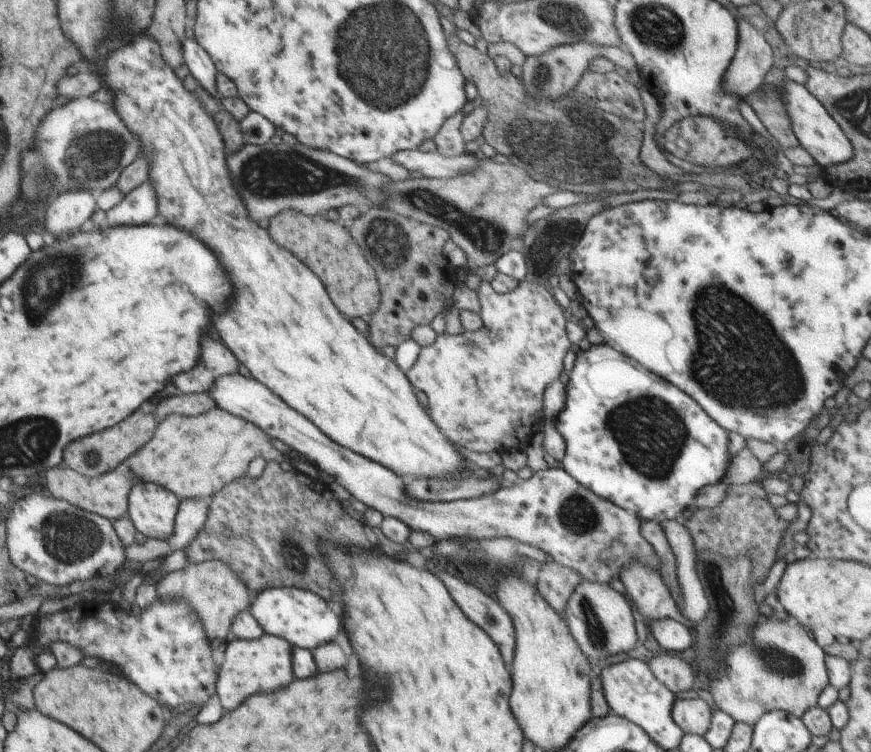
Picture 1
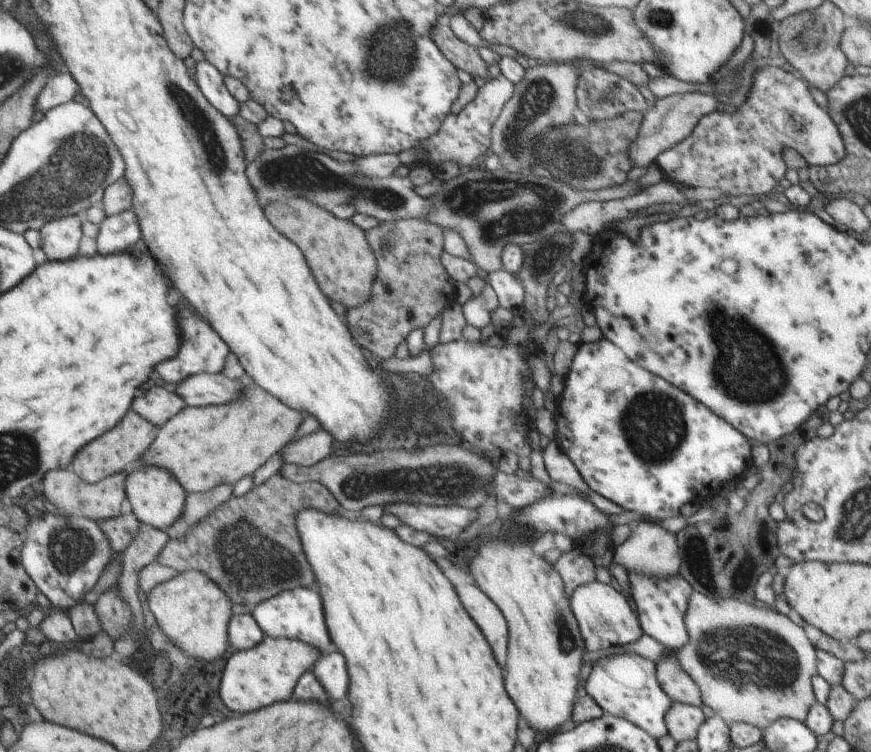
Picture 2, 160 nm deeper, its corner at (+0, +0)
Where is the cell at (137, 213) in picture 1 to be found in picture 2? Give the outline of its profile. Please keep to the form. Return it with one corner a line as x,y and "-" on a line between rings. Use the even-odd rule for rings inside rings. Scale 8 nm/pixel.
132,210
106,217
99,224
99,235
96,237
97,252
102,256
110,256
116,252
124,252
128,246
140,240
140,226

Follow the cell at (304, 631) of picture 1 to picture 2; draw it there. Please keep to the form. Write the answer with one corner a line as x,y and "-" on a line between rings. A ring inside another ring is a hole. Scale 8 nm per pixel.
298,587
282,591
269,599
264,599
251,613
265,635
301,640
320,652
330,646
330,636
322,612
322,600
314,590

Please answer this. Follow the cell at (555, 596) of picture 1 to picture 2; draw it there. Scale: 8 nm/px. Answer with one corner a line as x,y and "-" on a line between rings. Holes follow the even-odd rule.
574,547
565,552
554,565
565,584
565,593
570,597
578,586
596,580
595,564
582,551

